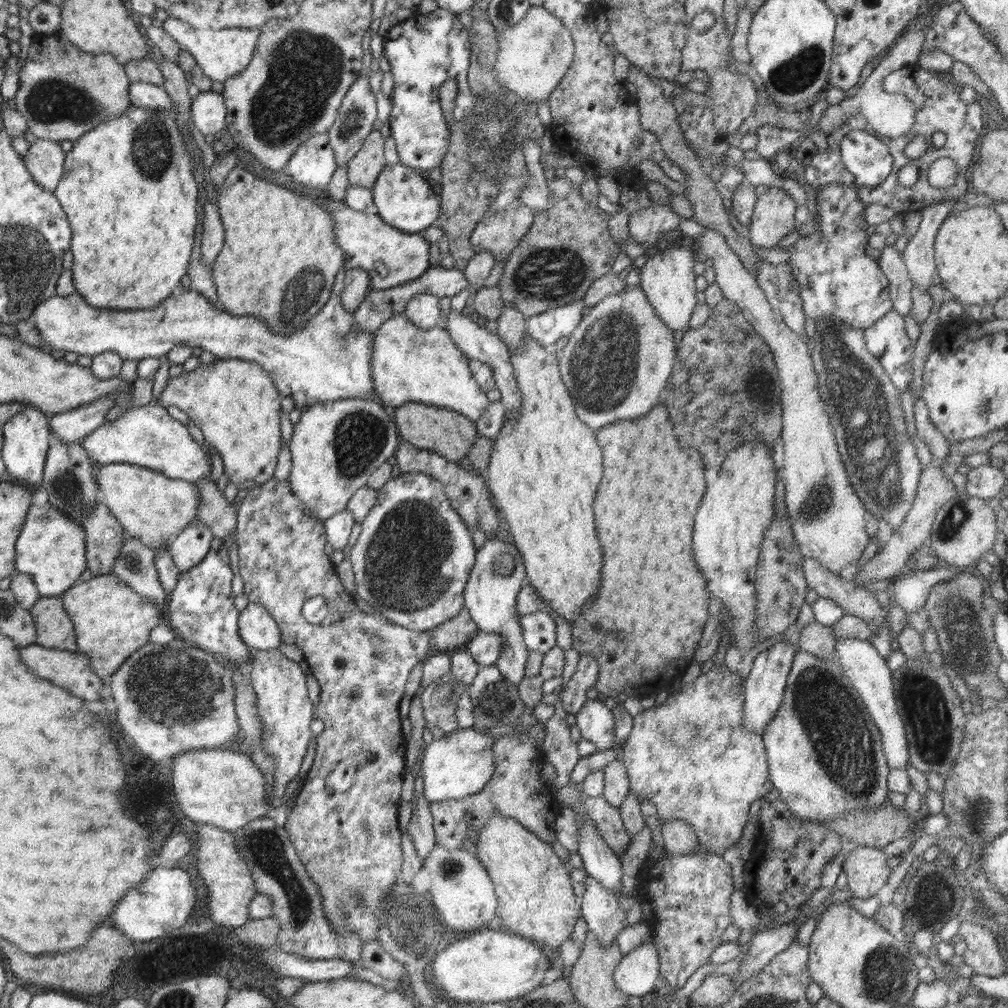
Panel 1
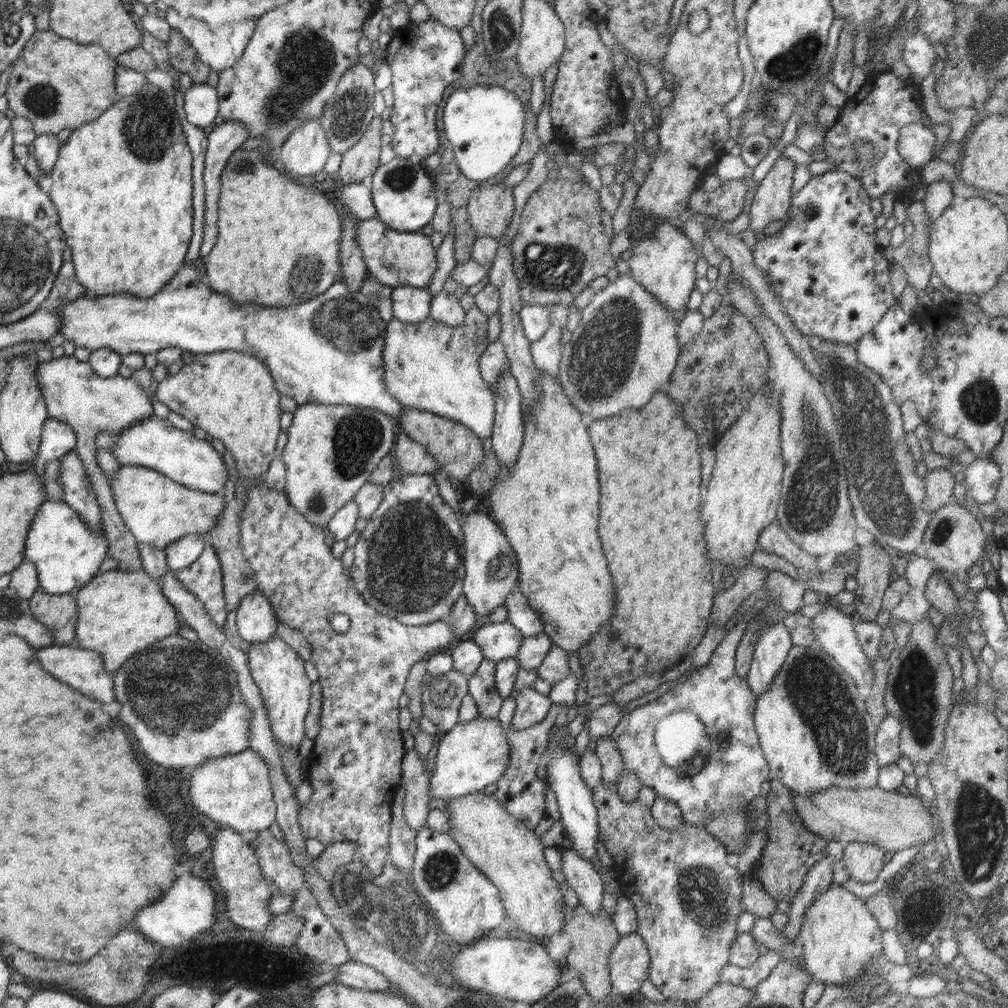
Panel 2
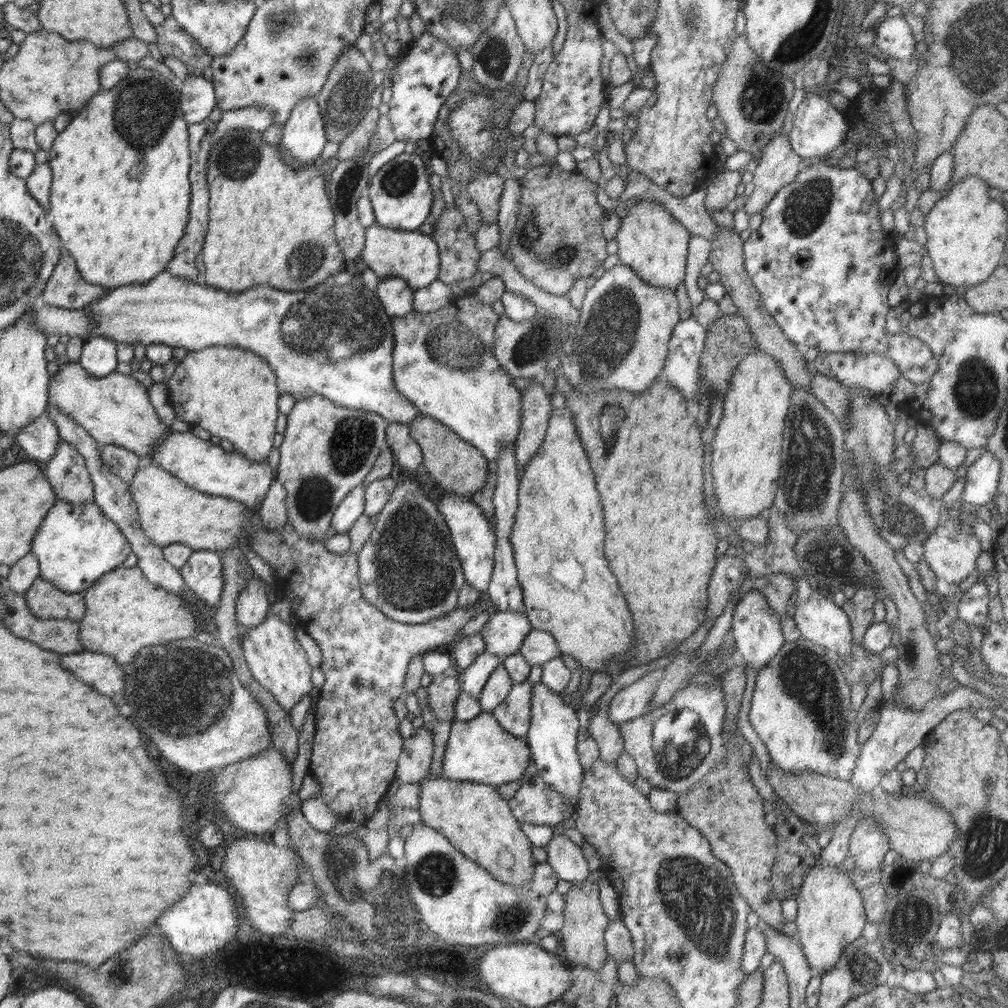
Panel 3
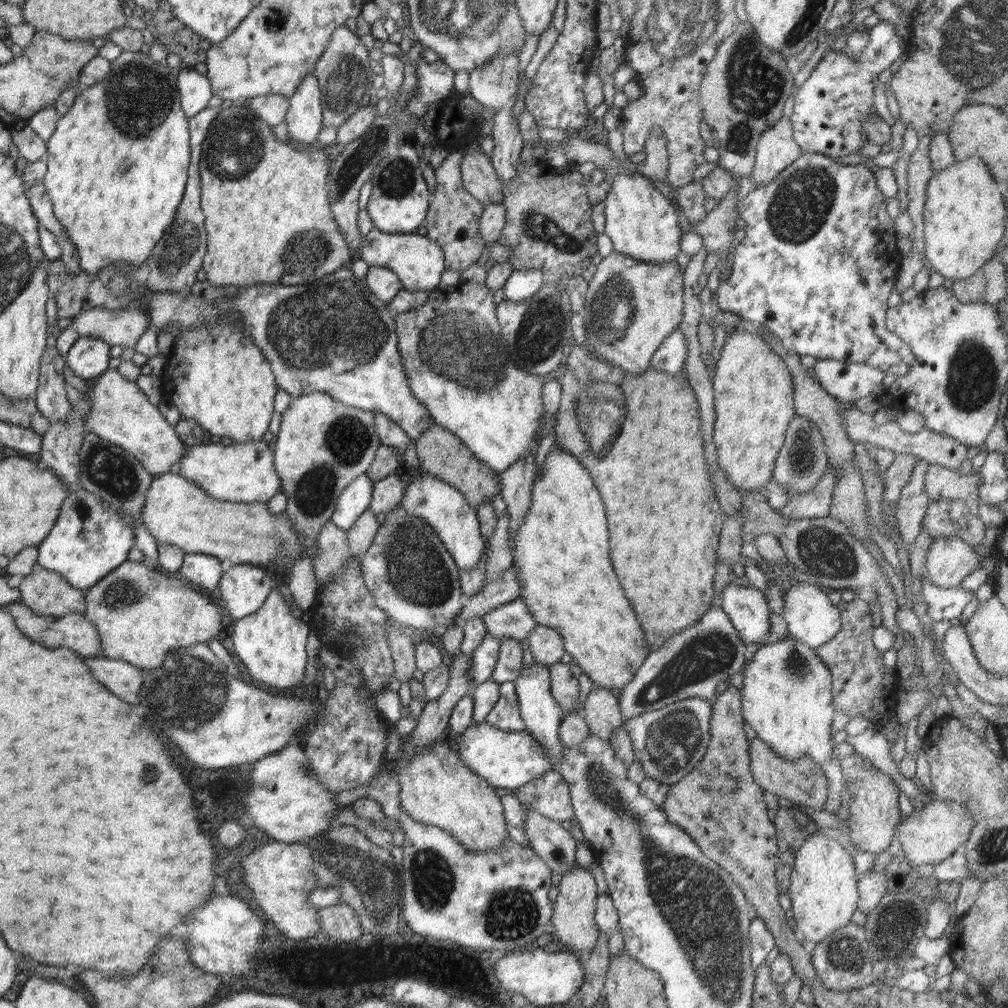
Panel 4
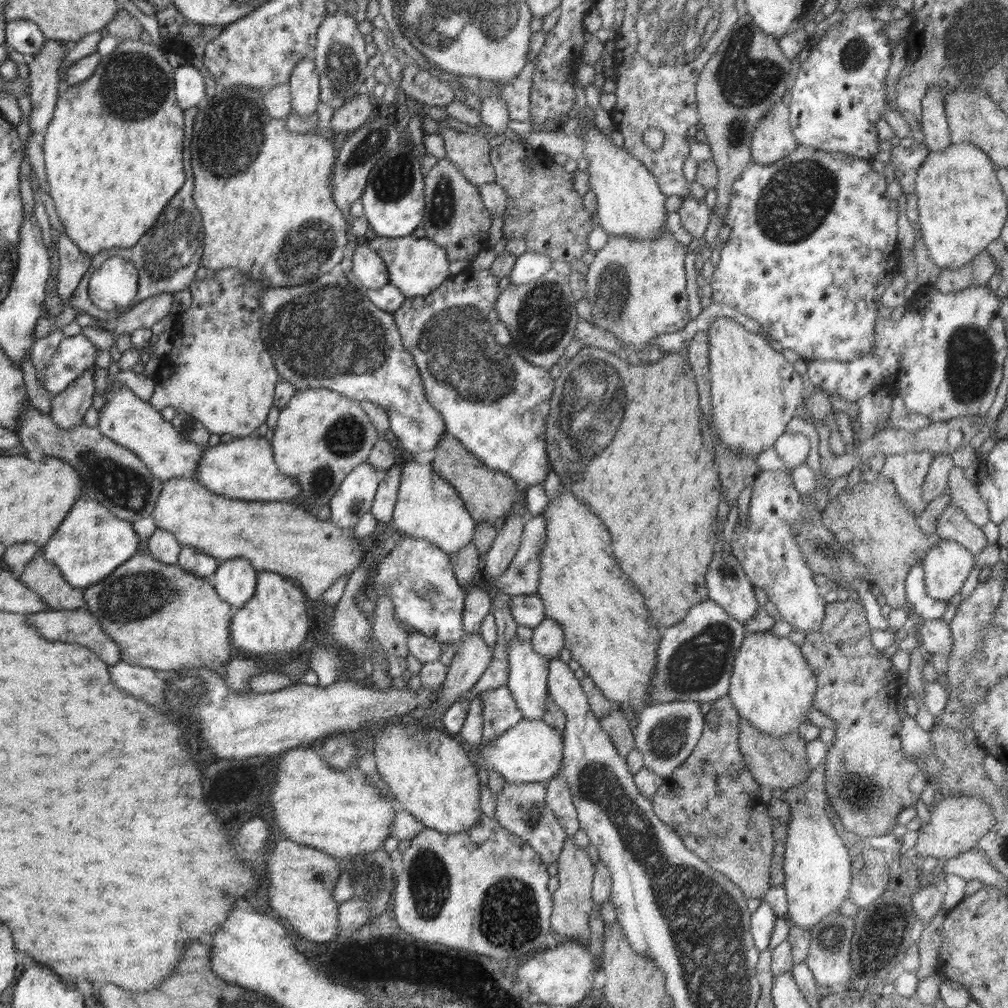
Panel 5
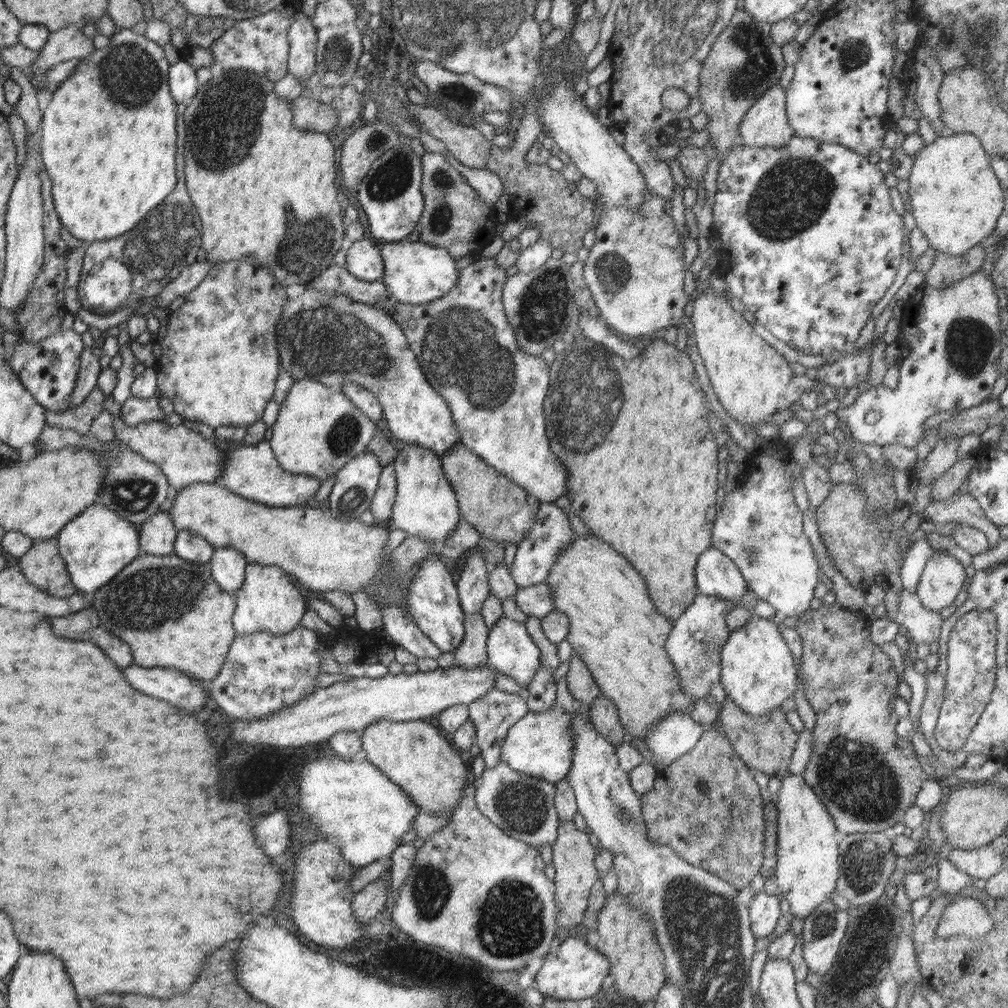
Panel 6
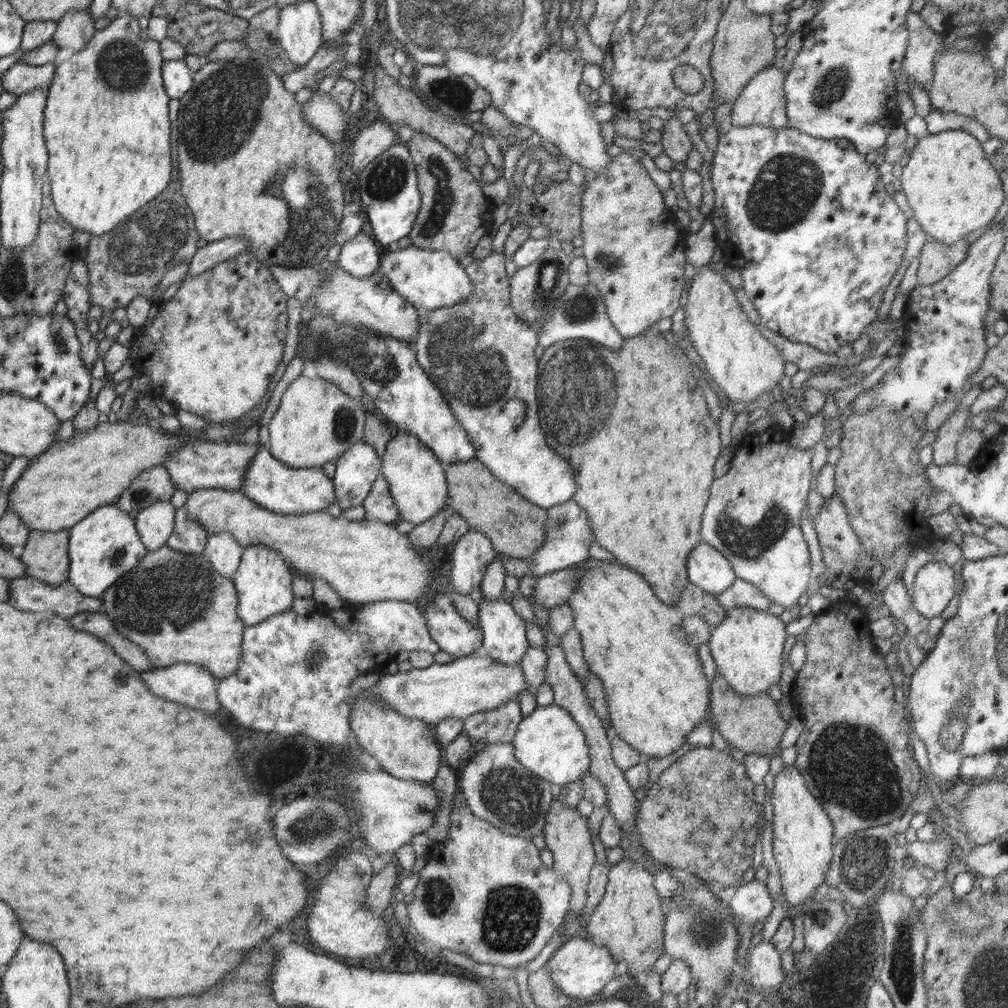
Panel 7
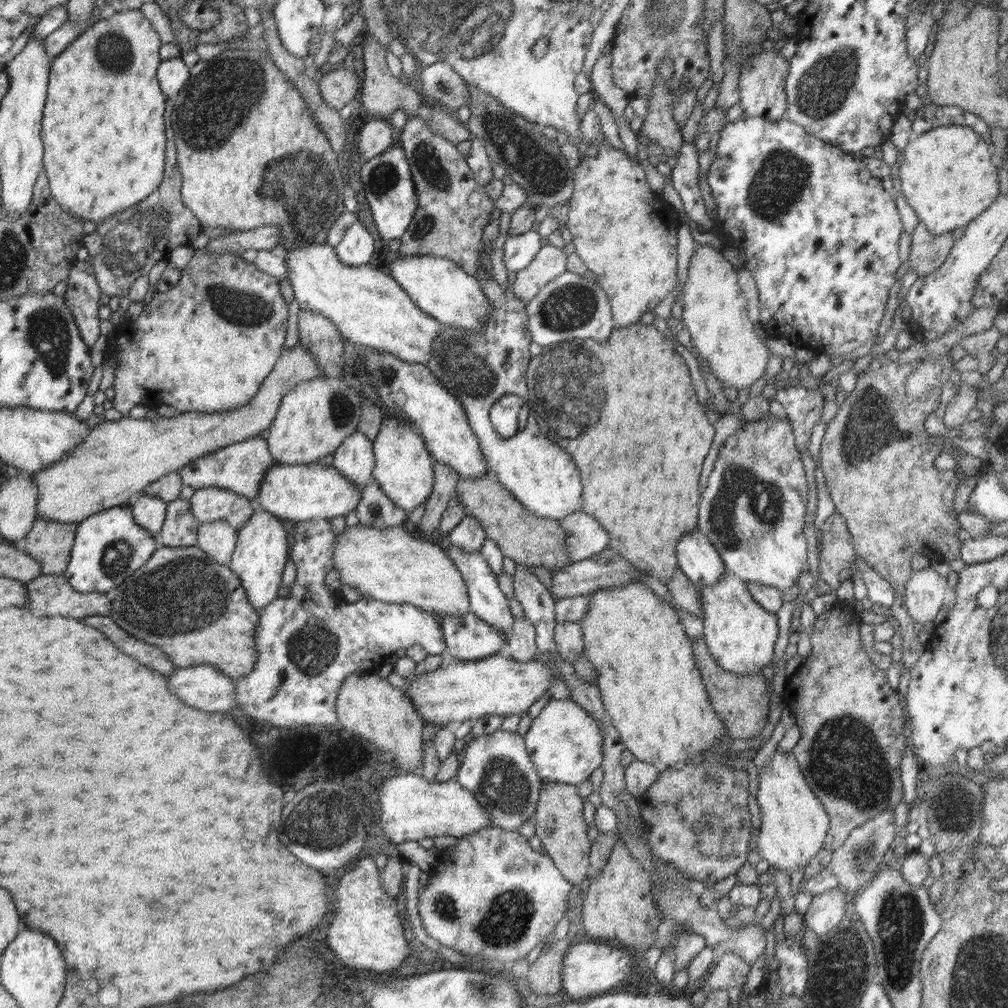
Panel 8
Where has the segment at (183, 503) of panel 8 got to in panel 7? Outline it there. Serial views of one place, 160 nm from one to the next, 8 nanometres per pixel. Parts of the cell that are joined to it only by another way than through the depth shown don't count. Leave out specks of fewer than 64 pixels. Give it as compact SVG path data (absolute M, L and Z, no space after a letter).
M183 506L176 510L175 526L166 545L181 553L200 554L204 550L207 535L202 526L187 516L186 507Z

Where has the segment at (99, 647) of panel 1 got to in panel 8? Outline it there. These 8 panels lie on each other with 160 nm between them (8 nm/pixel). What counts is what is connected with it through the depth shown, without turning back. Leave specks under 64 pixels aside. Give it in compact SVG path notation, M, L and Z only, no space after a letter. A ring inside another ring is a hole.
M159 545L143 568L128 576L128 580L124 580L117 590L118 594L111 601L112 620L128 634L164 650L176 666L188 668L212 665L231 679L245 677L252 672L257 659L255 628L260 612L251 605L242 583L230 567L218 564L197 545L187 547ZM186 600L192 602L196 610L186 610Z

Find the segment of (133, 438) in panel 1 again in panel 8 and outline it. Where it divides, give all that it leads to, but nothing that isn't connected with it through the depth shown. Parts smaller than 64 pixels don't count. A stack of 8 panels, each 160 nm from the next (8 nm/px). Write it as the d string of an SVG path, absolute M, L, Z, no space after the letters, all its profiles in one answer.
M275 461L260 485L255 505L279 520L317 521L346 517L356 509L361 491L333 467L318 462L306 465L284 465Z

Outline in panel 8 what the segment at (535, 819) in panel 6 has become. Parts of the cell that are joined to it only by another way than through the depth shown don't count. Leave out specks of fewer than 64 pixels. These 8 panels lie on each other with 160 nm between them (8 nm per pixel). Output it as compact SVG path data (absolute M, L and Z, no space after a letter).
M500 728L491 734L476 737L469 742L455 778L466 790L473 794L480 806L484 807L494 827L502 830L518 831L518 827L524 824L524 821L528 818L532 818L532 815L536 812L541 778L537 775L536 767L526 750L524 737L517 732L509 733Z

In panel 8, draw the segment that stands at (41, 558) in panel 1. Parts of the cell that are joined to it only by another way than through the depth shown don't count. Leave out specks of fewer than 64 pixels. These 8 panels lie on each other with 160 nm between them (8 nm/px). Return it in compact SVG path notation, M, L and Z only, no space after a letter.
M128 505L112 507L77 524L71 559L64 574L73 590L106 594L118 589L132 572L143 568L159 545L148 529L134 522Z

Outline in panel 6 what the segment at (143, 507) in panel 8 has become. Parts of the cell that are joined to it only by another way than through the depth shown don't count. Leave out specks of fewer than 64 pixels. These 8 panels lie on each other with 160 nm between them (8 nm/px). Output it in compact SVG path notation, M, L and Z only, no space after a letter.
M158 511L140 528L139 543L142 552L161 557L174 554L177 531L168 513Z

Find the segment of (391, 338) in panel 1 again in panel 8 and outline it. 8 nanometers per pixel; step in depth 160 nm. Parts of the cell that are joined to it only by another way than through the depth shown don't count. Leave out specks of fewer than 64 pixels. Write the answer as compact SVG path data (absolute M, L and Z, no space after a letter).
M490 266L480 268L479 275L479 283L493 308L491 317L476 332L441 325L432 347L431 361L426 366L450 394L459 398L478 440L488 474L511 492L528 513L540 518L564 520L582 507L583 486L570 454L544 436L532 412L524 432L508 438L500 436L490 420L492 405L501 396L515 394L524 399L530 396L525 372L532 361L529 351L532 337L525 302L512 289L506 291L492 278Z

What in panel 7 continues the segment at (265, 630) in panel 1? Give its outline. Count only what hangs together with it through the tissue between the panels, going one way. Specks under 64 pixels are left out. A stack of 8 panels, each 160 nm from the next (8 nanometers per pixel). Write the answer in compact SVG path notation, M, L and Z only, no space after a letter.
M227 532L207 535L203 555L212 563L218 574L231 579L240 564L243 546Z

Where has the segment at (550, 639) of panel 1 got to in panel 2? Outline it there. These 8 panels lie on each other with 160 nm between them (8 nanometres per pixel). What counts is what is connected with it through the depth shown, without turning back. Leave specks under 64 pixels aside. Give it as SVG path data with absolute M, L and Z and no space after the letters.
M517 588L510 591L503 604L508 611L510 621L524 637L533 637L543 632L543 624L538 613L529 605L527 598Z

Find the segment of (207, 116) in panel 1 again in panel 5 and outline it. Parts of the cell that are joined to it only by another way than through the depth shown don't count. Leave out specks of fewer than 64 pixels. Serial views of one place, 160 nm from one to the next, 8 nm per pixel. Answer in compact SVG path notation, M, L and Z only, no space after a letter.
M180 65L175 68L175 98L182 110L199 106L206 100L206 85L202 71L191 65Z

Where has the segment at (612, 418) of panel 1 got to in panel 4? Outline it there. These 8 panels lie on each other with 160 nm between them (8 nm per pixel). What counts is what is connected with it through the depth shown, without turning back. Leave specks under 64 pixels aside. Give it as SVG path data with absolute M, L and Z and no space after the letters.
M611 251L597 265L596 272L589 281L586 300L580 311L586 327L586 345L582 347L588 349L597 359L618 365L624 374L642 374L652 368L650 361L653 352L664 338L678 329L678 325L682 322L683 271L679 265L677 260L661 265L642 262L620 251Z

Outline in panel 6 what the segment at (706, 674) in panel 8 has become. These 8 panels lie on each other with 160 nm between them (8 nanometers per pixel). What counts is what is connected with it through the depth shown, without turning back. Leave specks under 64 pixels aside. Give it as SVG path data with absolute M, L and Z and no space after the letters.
M726 697L722 710L719 712L719 725L730 741L735 753L744 761L751 770L760 770L768 776L790 775L788 765L798 734L786 721L785 713L780 709L772 710L760 716L744 712L730 697Z

